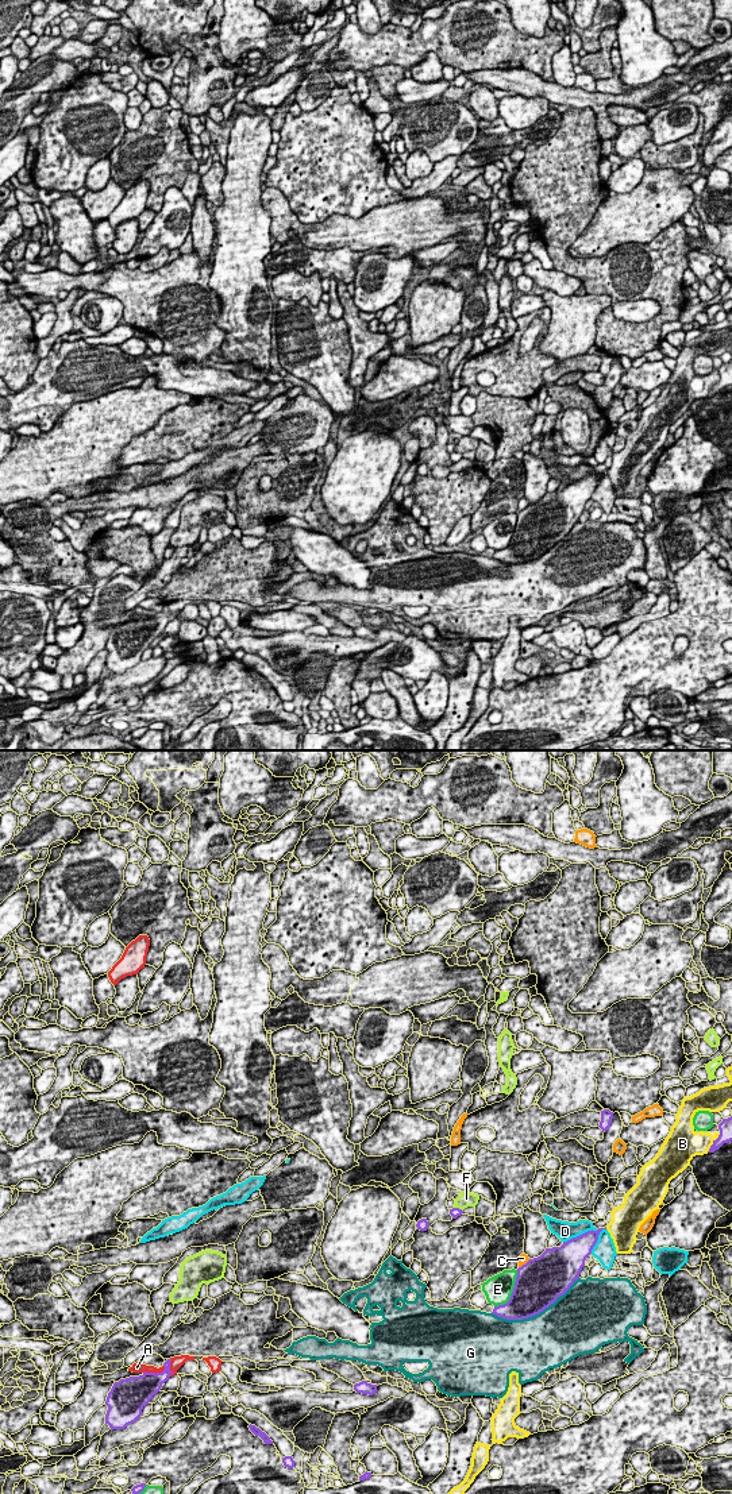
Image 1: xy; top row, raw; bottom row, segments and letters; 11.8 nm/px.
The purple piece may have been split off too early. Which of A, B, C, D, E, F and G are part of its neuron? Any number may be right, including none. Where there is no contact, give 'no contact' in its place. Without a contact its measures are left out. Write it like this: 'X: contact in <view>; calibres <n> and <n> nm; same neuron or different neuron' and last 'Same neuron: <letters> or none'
A: contact in xy; calibres 320 and 130 nm; same neuron
B: contact in xy; calibres 160 and 280 nm; different neuron
C: contact in xy; calibres 500 and 120 nm; different neuron
D: contact in xy; calibres 340 and 220 nm; different neuron
E: contact in xy; calibres 480 and 320 nm; different neuron
F: contact in xy; calibres 120 and 190 nm; different neuron
G: contact in xy; calibres 480 and 480 nm; different neuron
Same neuron: A

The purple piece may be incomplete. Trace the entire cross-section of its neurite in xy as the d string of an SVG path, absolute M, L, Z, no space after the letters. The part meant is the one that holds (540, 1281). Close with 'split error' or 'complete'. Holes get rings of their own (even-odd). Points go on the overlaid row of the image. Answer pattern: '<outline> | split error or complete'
M605 1228L587 1231L546 1251L517 1269L513 1292L506 1304L494 1306L493 1315L523 1320L539 1315L563 1296L579 1278L586 1258Z | complete

